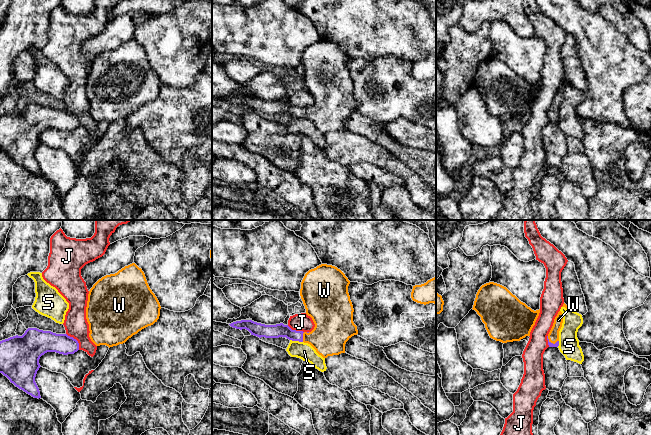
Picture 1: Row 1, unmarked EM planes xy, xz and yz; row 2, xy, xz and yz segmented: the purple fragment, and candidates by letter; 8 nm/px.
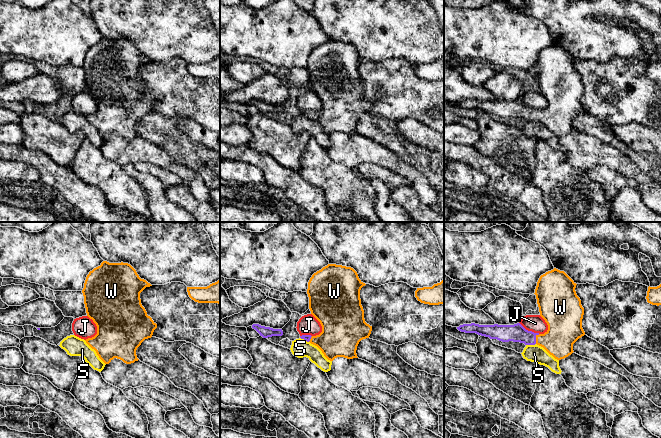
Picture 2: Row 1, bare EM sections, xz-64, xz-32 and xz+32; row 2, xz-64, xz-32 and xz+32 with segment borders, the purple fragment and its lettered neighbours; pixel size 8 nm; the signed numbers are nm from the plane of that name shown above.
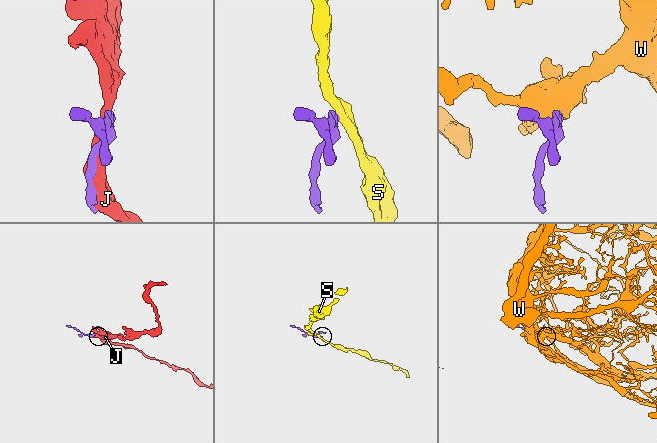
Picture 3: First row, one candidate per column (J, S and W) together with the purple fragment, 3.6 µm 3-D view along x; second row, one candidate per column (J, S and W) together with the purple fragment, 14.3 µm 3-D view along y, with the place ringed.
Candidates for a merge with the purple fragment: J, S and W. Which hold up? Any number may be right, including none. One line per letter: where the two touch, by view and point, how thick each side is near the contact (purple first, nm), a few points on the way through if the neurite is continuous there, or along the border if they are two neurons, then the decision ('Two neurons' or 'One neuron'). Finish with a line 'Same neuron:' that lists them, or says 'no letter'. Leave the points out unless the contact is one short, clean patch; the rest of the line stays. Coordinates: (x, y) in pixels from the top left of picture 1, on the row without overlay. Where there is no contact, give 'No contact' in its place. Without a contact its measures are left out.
J: Touches purple at xy (76, 116). Thickness 180 nm (purple) against 190 nm. Two neurons
S: Touches purple at xz (296, 116). Thickness 110 nm (purple) against 140 nm. Boundary: xz (290, 115), (302, 118). Two neurons
W: Touches purple at xz (302, 113). Thickness 110 nm (purple) against 300 nm. Path across: xz (279, 106), (302, 113), (325, 113), (332, 106). One neuron
Same neuron: W

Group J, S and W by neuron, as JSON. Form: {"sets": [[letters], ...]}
{"sets": [["J"], ["S"], ["W"]]}

